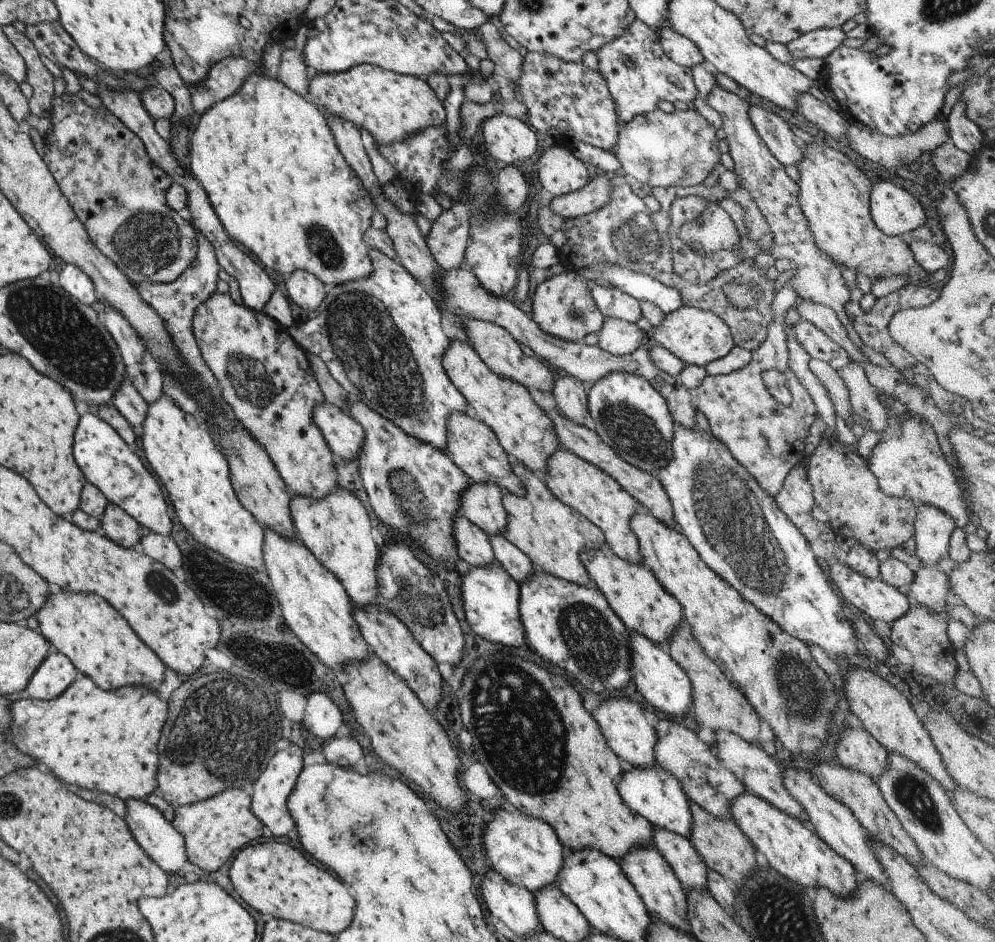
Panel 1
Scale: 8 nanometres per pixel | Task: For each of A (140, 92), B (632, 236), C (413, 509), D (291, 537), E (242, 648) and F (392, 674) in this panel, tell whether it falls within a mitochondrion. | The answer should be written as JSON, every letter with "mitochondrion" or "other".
{"A":"other","B":"mitochondrion","C":"mitochondrion","D":"other","E":"other","F":"other"}

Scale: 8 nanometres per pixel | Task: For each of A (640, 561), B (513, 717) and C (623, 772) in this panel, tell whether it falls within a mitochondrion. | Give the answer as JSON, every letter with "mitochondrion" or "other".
{"A":"other","B":"mitochondrion","C":"other"}

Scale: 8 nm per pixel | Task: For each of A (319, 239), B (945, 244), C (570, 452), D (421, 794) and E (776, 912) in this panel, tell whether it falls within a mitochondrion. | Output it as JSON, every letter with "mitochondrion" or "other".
{"A":"mitochondrion","B":"other","C":"other","D":"other","E":"mitochondrion"}

